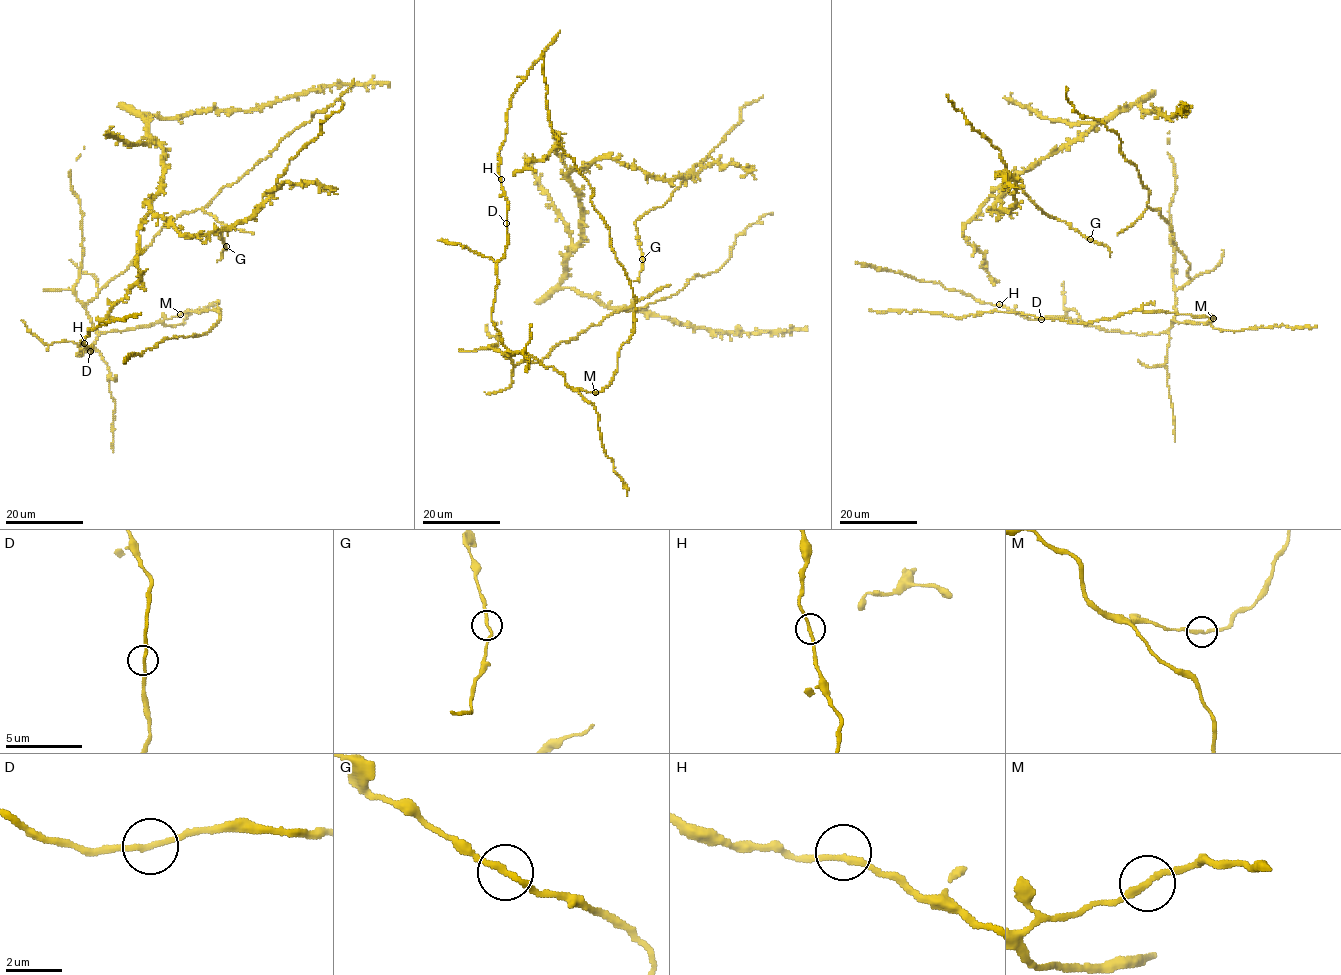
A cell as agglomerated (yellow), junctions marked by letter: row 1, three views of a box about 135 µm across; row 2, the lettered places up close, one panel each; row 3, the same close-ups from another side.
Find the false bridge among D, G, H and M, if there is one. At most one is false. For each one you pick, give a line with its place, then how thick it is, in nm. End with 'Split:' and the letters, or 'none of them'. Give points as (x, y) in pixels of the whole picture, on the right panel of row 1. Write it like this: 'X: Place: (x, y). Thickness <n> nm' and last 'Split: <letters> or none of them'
Split: none of them

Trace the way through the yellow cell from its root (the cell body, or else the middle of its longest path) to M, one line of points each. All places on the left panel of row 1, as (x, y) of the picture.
M: (91, 352), (90, 346), (76, 354), (86, 352), (101, 333), (148, 326), (181, 314)

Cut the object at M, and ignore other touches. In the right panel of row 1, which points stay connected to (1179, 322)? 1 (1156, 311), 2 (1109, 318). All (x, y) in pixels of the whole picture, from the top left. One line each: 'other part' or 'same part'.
1: other part
2: other part

